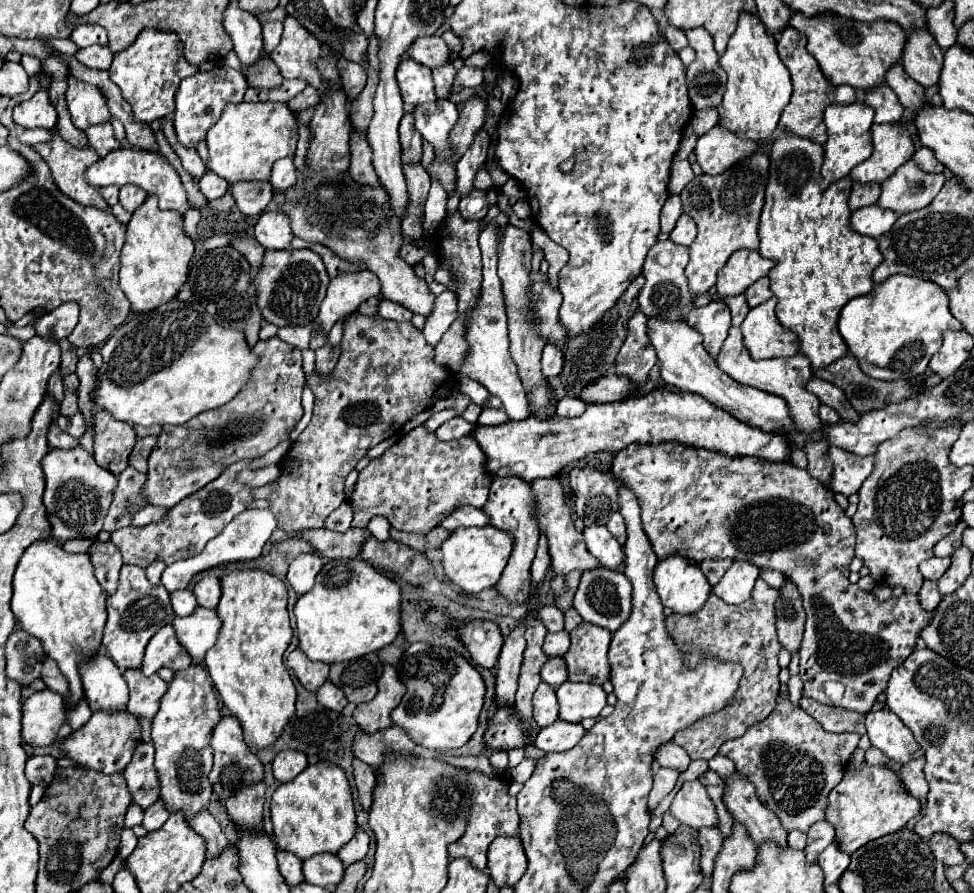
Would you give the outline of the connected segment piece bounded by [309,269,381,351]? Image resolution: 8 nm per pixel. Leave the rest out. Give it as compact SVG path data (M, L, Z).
M367 269L357 273L339 273L335 279L331 279L317 321L313 323L309 347L313 351L323 347L327 343L331 327L343 317L355 313L357 307L369 297L375 297L379 289L379 279Z

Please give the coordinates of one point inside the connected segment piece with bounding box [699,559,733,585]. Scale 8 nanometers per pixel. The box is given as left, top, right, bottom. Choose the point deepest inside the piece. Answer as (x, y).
(713, 569)

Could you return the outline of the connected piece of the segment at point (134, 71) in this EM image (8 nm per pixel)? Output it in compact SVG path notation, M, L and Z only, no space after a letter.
M143 29L135 43L113 57L109 77L121 89L123 99L133 107L133 117L143 123L163 119L175 109L175 93L181 79L197 73L197 67L189 65L183 57L183 43L177 33L165 33L159 29Z

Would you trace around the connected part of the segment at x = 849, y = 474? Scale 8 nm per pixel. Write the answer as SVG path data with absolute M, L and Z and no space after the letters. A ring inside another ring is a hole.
M829 447L829 461L833 465L831 483L829 489L833 493L843 493L849 497L851 493L857 493L861 483L869 477L873 471L873 457L857 457L849 455L847 451L841 451L839 447Z

